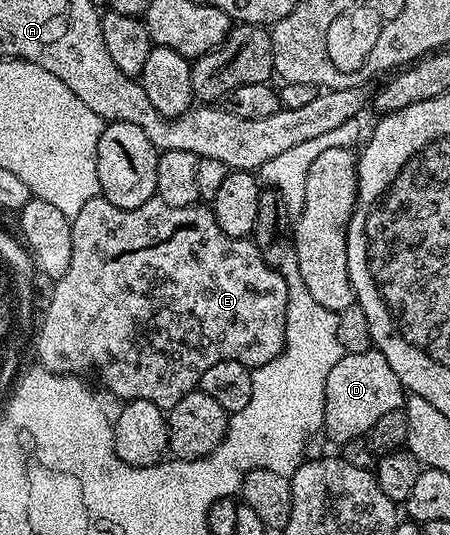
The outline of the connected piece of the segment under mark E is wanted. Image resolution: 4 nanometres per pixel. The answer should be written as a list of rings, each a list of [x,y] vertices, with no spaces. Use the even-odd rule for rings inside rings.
[[[98,195],[94,199],[90,199],[90,203],[86,203],[86,207],[82,207],[82,211],[78,211],[78,215],[72,218],[72,242],[74,243],[74,251],[70,251],[70,267],[66,270],[66,275],[62,275],[54,281],[50,289],[48,302],[51,304],[48,317],[48,324],[44,328],[43,337],[41,337],[40,348],[36,352],[43,354],[44,361],[47,362],[52,369],[81,369],[87,368],[100,372],[100,381],[113,393],[116,397],[121,397],[121,402],[137,401],[138,399],[146,399],[150,403],[154,403],[159,409],[165,411],[172,409],[174,403],[178,403],[178,399],[182,399],[186,394],[193,392],[199,386],[202,375],[206,375],[209,367],[214,367],[214,363],[222,363],[223,361],[237,361],[249,367],[265,365],[270,363],[270,359],[274,359],[282,350],[284,350],[284,340],[286,339],[286,307],[288,306],[288,284],[284,276],[280,274],[279,268],[275,265],[268,265],[266,259],[262,259],[262,255],[258,251],[255,240],[245,239],[243,237],[231,237],[226,235],[226,231],[222,231],[222,227],[218,227],[216,216],[212,214],[211,208],[207,204],[197,203],[195,205],[187,205],[186,207],[170,207],[166,203],[162,203],[159,199],[153,199],[142,203],[142,207],[134,207],[133,209],[123,209],[122,207],[114,207],[114,203],[110,203],[103,195]]]

